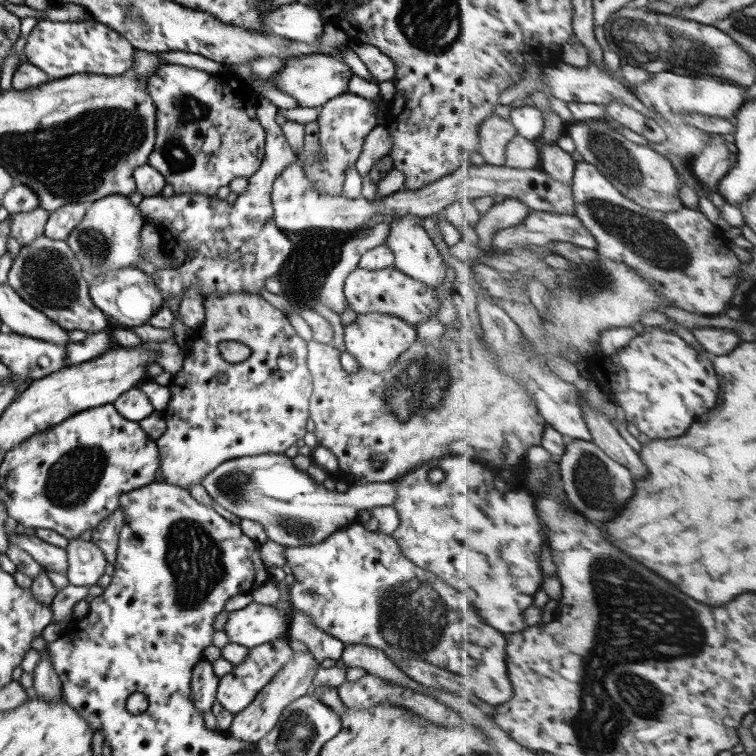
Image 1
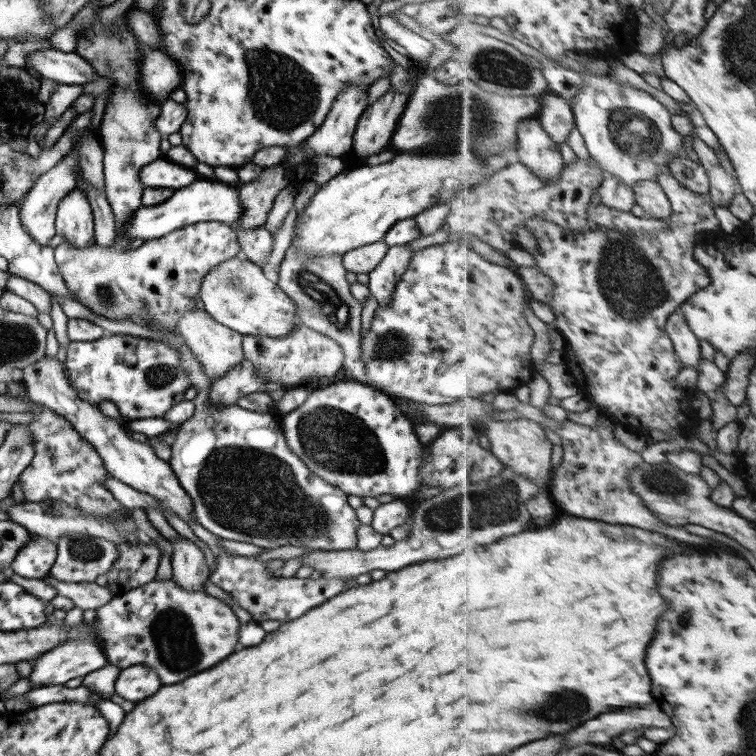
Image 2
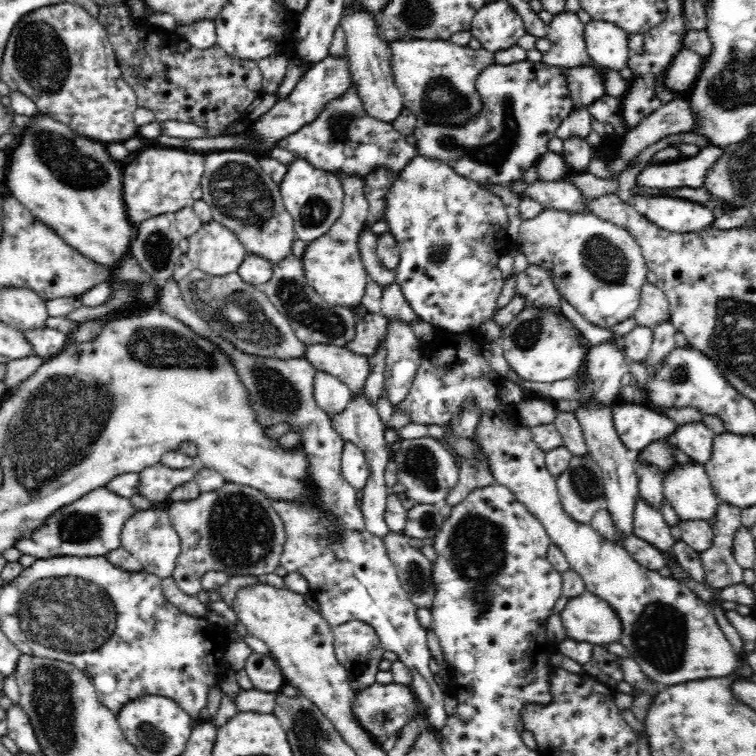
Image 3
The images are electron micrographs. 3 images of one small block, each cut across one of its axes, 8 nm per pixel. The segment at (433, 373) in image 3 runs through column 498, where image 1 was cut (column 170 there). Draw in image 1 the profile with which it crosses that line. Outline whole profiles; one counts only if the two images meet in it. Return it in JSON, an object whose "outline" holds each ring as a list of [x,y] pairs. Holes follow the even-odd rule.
{"outline":[[[229,294],[229,296],[209,296],[202,301],[204,306],[204,319],[202,324],[195,330],[195,335],[192,337],[189,349],[185,351],[185,358],[181,369],[174,375],[171,382],[168,384],[170,390],[170,399],[163,410],[163,420],[165,420],[166,429],[164,433],[156,439],[156,447],[158,450],[158,470],[162,480],[167,484],[178,486],[179,488],[187,489],[192,484],[200,484],[201,480],[209,474],[216,466],[219,466],[225,460],[239,458],[242,456],[255,456],[264,454],[283,454],[289,446],[293,446],[296,440],[302,438],[306,430],[309,428],[308,421],[308,400],[312,393],[312,380],[306,367],[306,341],[301,339],[293,327],[289,325],[287,316],[274,306],[271,306],[262,297],[249,294]],[[226,340],[242,342],[249,347],[250,355],[243,360],[231,364],[225,362],[219,356],[217,344]]]}

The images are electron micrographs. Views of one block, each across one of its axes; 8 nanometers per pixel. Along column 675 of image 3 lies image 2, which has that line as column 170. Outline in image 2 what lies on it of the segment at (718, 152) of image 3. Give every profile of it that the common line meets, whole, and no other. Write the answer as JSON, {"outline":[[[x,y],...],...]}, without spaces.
{"outline":[[[160,157],[139,172],[139,181],[145,187],[165,187],[177,190],[199,178],[191,168],[185,168]]]}

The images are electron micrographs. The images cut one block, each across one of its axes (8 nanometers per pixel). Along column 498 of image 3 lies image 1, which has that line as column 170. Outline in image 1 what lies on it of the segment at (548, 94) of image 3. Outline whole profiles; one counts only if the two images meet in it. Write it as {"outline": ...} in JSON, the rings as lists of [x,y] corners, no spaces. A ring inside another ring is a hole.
{"outline":[[[163,65],[155,68],[154,72],[155,74],[153,74],[153,76],[147,78],[147,93],[149,93],[149,97],[152,99],[153,106],[155,107],[155,122],[154,146],[146,164],[153,167],[163,176],[166,184],[171,186],[173,194],[205,194],[213,196],[216,194],[218,188],[229,184],[234,178],[248,178],[248,176],[251,176],[259,168],[263,161],[265,140],[265,131],[256,117],[256,108],[261,98],[255,94],[254,90],[245,81],[236,75],[228,75],[224,72],[203,72],[202,70],[187,68],[184,65]],[[209,128],[215,130],[215,138],[211,138],[213,142],[209,142],[211,148],[205,150],[203,144],[205,144],[205,140],[207,140],[207,130],[209,130]]]}

